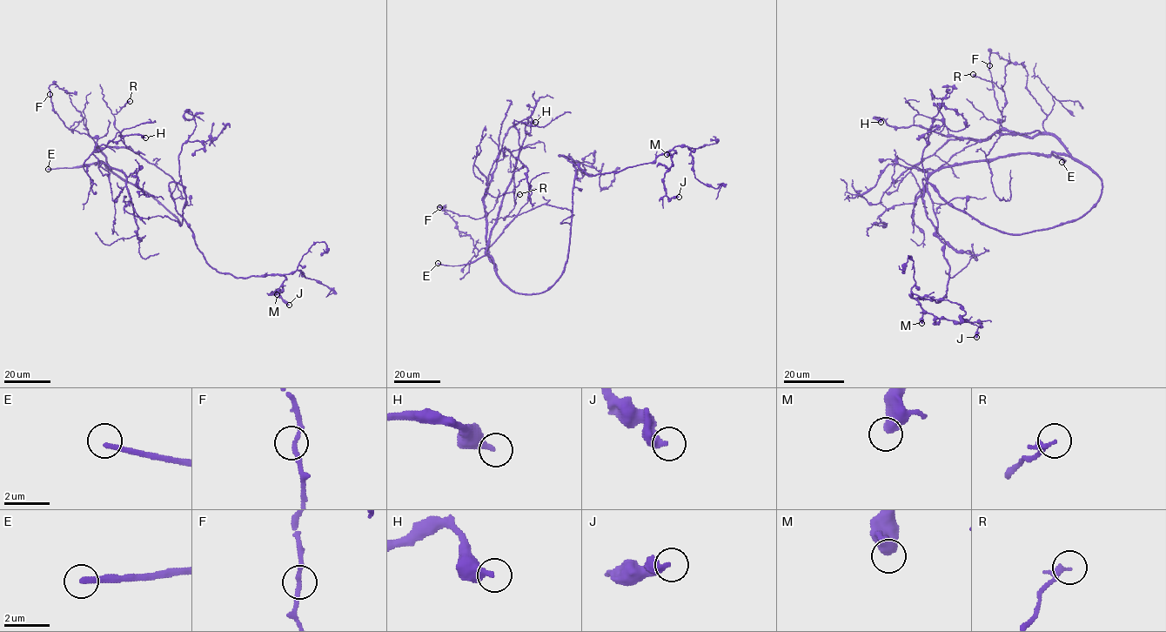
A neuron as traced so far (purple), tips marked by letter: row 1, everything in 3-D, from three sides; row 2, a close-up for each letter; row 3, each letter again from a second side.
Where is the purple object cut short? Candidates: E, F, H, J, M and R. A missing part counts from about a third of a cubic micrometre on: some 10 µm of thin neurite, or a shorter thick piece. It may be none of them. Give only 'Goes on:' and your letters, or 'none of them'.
Goes on: E

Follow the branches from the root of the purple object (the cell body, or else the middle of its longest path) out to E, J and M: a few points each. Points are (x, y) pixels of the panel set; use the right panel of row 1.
E: (1030, 232), (1082, 218), (1100, 197), (1102, 180), (1085, 164), (1070, 156), (1052, 153), (1065, 161), (1062, 162)
J: (1030, 232), (982, 225), (923, 178), (949, 270), (939, 301), (916, 299), (938, 318), (978, 322), (976, 337)
M: (1030, 232), (982, 225), (923, 178), (926, 214), (949, 270), (939, 301), (916, 299), (921, 323)

